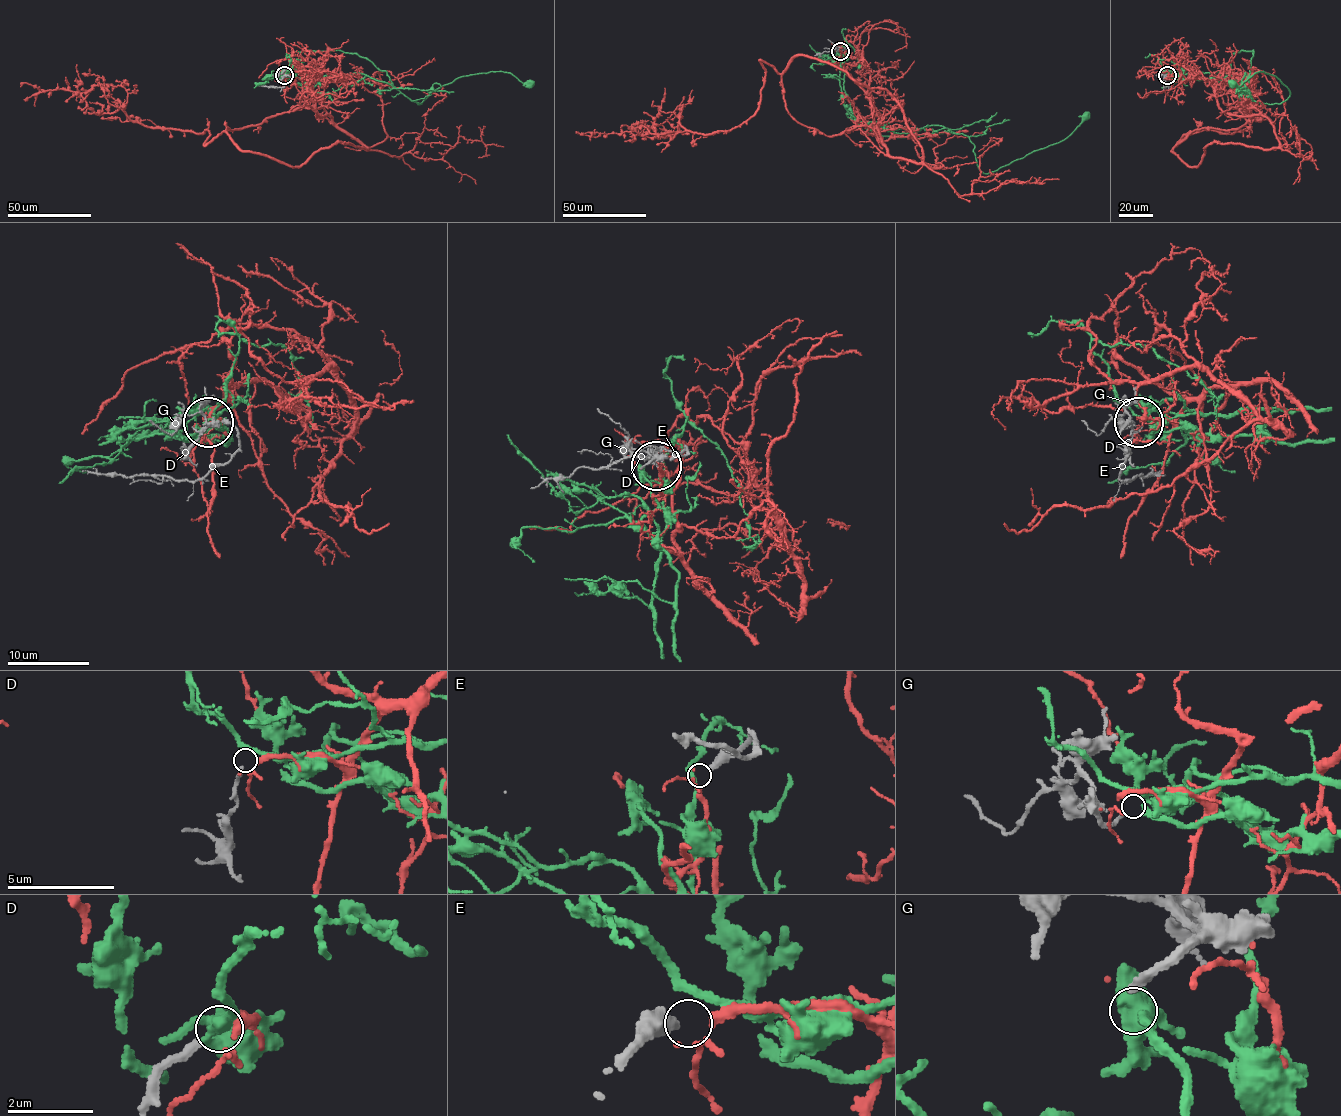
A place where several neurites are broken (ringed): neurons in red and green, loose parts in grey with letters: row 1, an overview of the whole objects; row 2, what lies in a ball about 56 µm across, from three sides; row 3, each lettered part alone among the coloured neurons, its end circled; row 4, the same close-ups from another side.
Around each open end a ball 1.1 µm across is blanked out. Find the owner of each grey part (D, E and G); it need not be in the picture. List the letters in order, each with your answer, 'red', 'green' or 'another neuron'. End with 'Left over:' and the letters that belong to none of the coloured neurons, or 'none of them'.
D: another neuron
E: red
G: green
Left over: D

